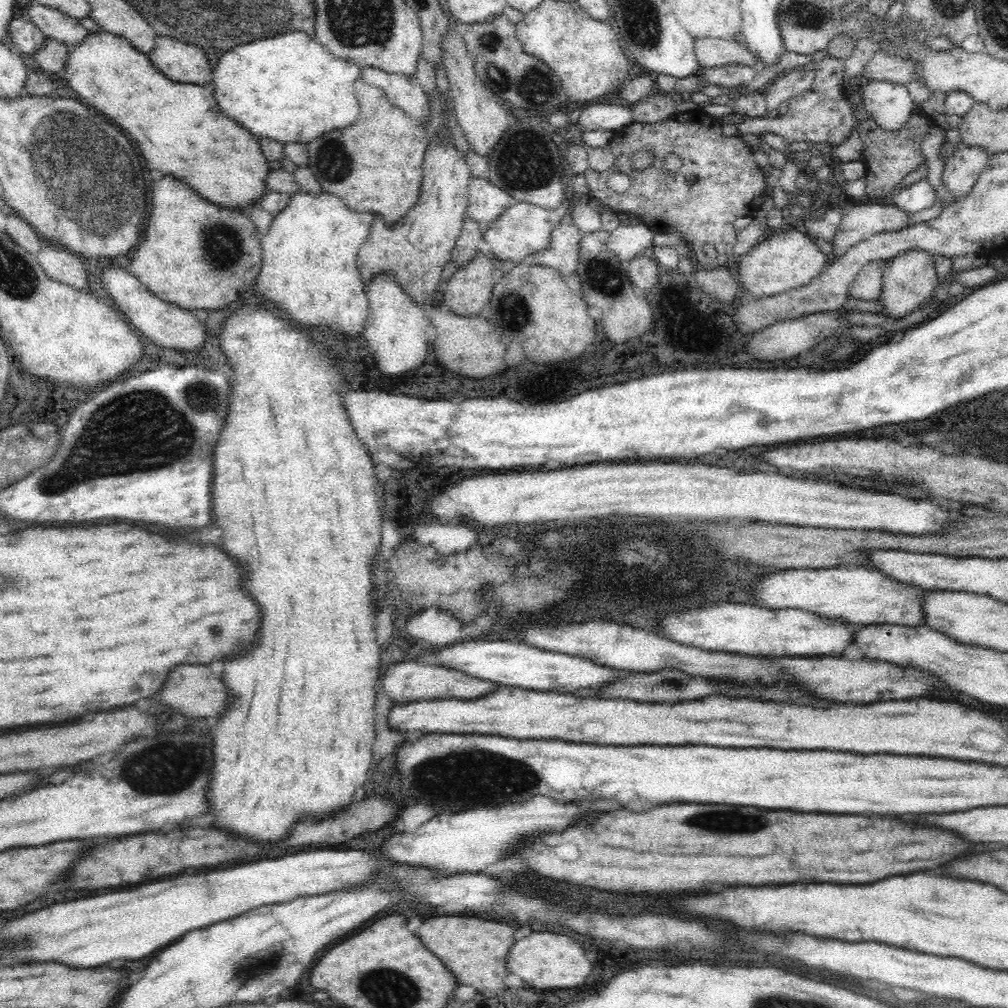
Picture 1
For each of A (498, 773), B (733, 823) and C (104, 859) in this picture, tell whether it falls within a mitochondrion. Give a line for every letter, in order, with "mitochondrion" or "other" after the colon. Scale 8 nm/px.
A: mitochondrion
B: mitochondrion
C: other

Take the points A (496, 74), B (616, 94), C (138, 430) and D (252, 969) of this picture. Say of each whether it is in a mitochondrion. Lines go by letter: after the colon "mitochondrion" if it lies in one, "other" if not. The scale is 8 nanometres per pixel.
A: mitochondrion
B: other
C: mitochondrion
D: mitochondrion

